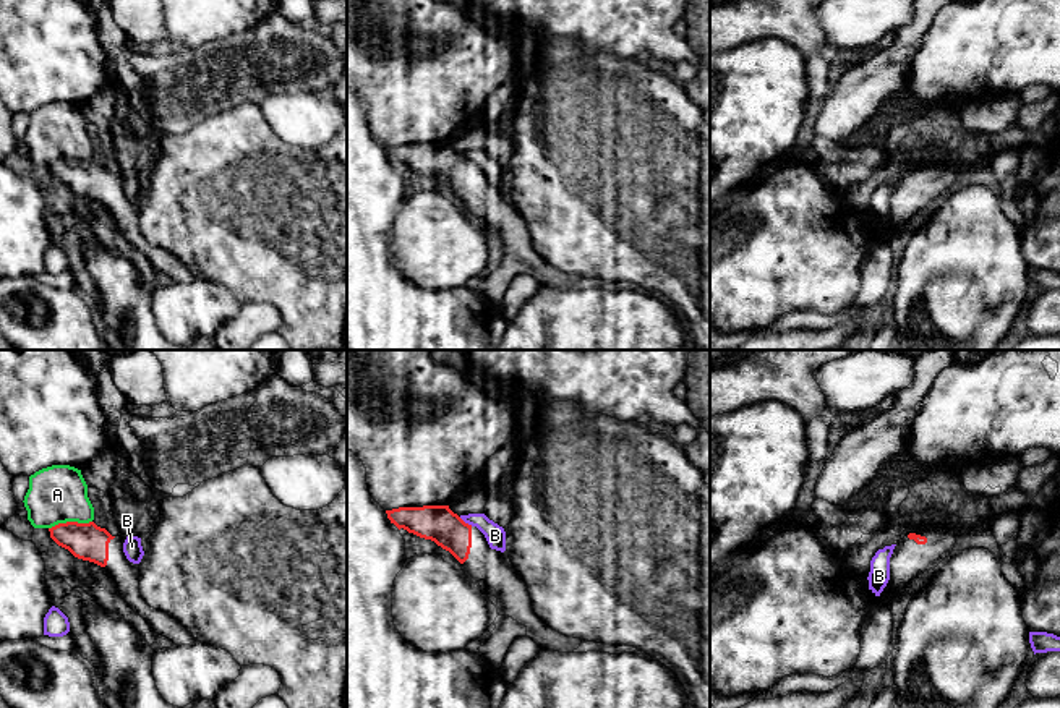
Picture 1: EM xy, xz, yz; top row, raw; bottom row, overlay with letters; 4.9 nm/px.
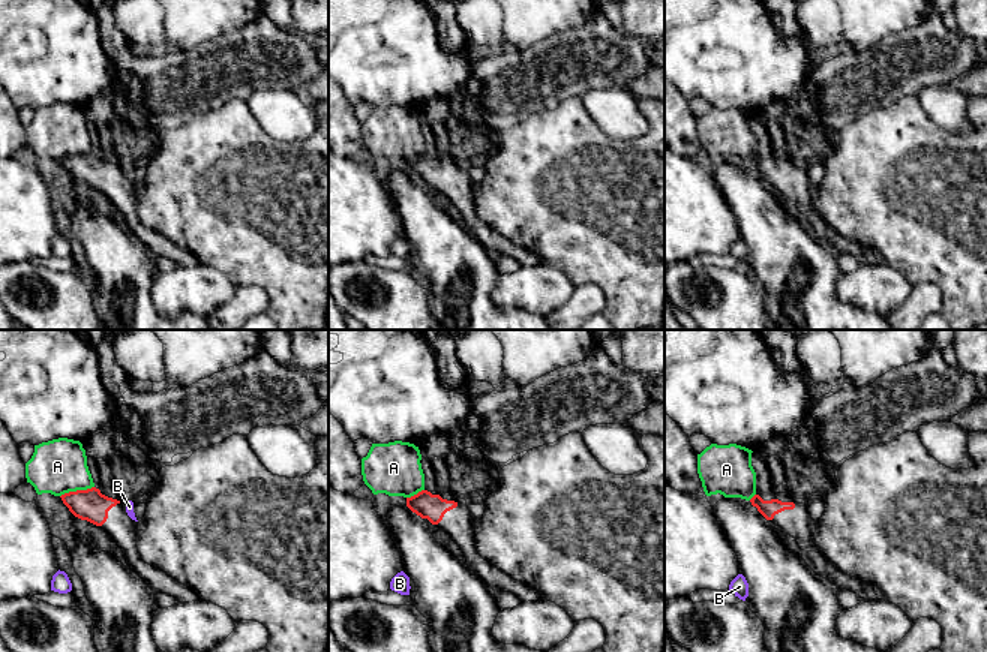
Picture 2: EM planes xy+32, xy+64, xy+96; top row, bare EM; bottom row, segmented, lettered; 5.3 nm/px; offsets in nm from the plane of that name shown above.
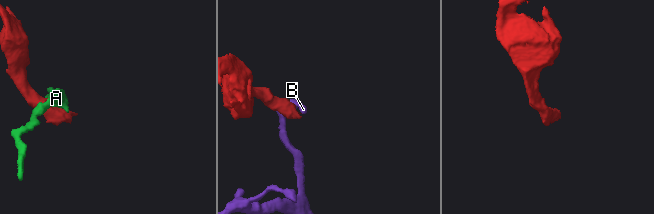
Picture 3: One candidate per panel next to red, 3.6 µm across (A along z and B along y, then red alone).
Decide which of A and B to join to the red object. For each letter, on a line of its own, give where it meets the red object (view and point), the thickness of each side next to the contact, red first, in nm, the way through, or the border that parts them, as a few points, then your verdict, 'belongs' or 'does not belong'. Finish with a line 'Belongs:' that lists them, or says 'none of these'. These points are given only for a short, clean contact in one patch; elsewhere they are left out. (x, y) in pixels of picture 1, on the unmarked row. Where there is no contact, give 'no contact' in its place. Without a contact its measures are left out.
A: xy (70, 159) | 190/280 nm | does not belong
B: xz (464, 159) | 180/100 nm | along xz (459, 154), (472, 162) | does not belong
Belongs: none of these

